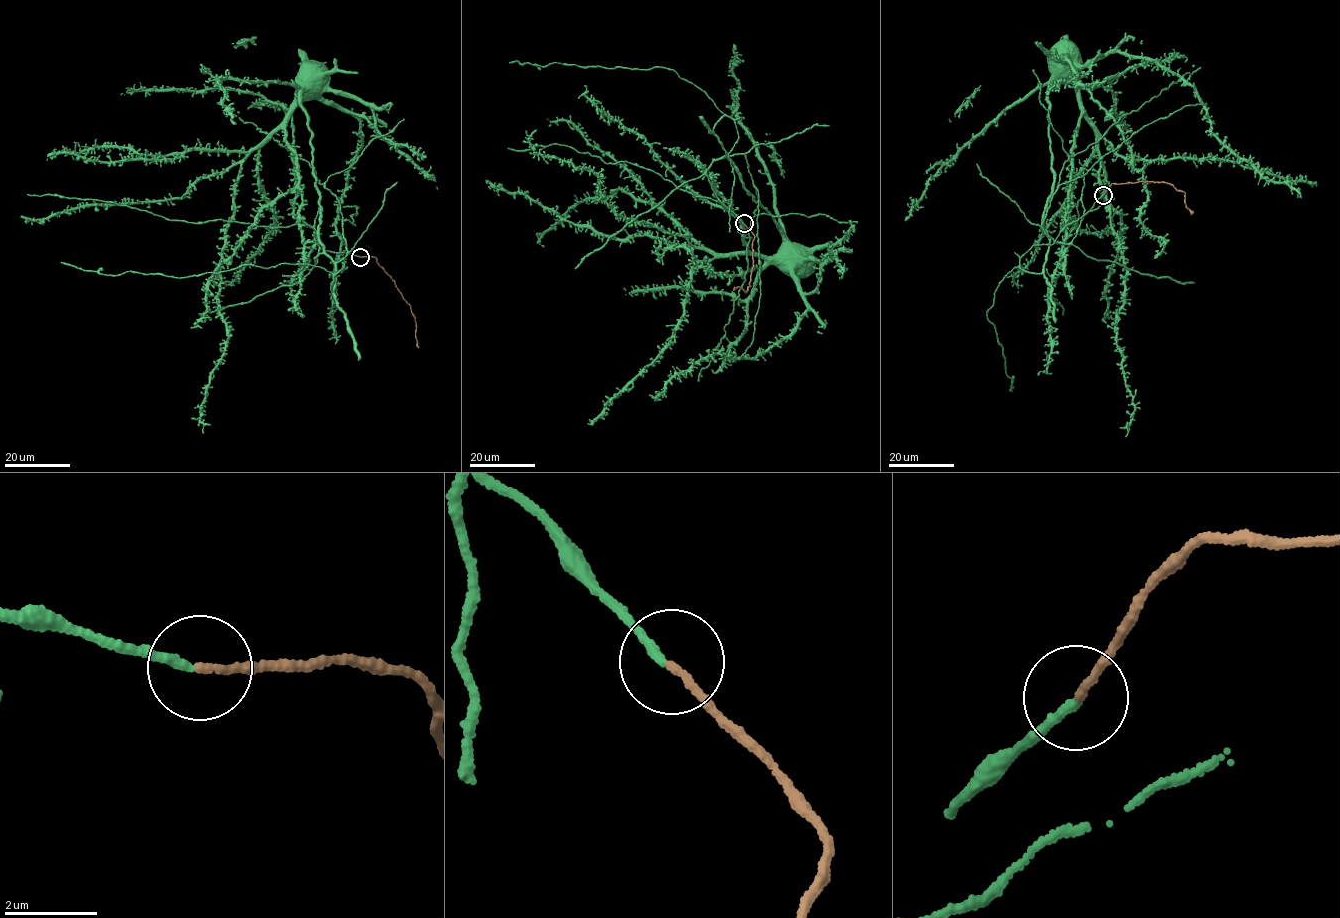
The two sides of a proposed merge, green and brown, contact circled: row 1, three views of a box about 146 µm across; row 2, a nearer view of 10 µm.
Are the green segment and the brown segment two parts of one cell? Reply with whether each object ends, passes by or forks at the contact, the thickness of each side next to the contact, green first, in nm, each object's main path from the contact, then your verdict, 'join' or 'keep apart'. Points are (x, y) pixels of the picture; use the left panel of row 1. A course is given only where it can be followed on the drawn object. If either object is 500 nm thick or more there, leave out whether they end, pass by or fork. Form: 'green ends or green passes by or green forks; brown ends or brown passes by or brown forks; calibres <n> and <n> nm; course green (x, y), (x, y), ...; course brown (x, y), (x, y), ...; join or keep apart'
green ends; brown ends; calibres 180 and 160 nm; course green (360, 256), (321, 248), (314, 265), (323, 252), (311, 130), (302, 105), (300, 74), (304, 70); course brown (360, 256), (376, 258), (409, 304), (418, 347); join

